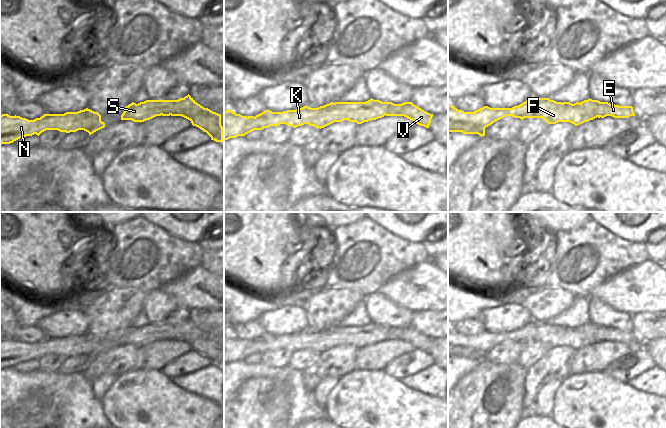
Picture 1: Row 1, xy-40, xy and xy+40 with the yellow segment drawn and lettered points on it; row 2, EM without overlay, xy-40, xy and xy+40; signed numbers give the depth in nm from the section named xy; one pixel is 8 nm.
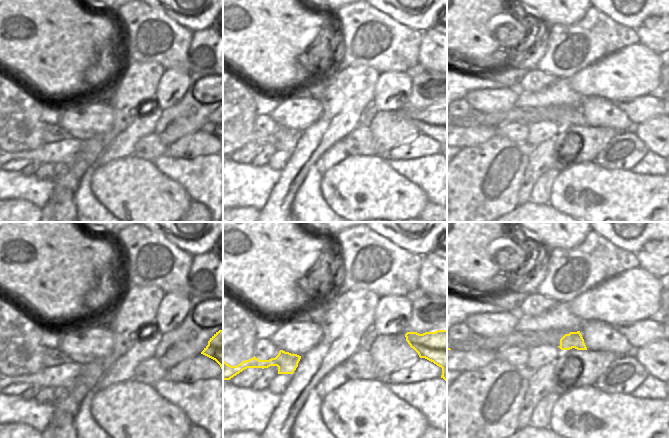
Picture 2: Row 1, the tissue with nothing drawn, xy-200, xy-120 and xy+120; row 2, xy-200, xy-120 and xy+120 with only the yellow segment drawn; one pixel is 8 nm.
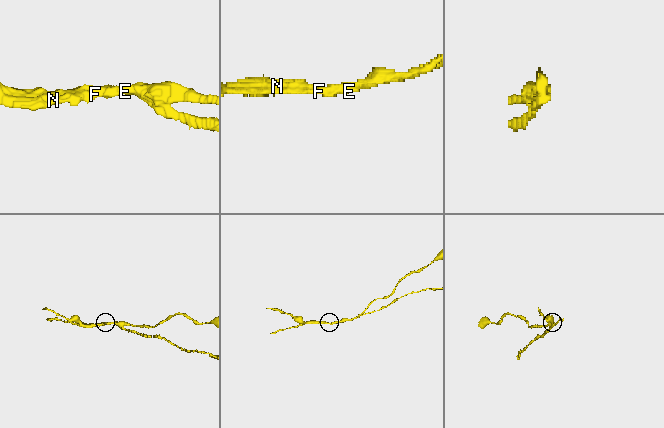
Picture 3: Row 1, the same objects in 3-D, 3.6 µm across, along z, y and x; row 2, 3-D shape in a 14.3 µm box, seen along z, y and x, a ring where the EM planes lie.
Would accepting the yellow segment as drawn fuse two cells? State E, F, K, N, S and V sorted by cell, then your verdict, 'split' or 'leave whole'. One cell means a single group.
groups E V / F K N S; split

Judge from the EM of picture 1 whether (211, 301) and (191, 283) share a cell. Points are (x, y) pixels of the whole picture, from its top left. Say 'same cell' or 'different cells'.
same cell

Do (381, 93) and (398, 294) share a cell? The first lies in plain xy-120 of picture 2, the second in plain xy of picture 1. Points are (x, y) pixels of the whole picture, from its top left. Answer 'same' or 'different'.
different

